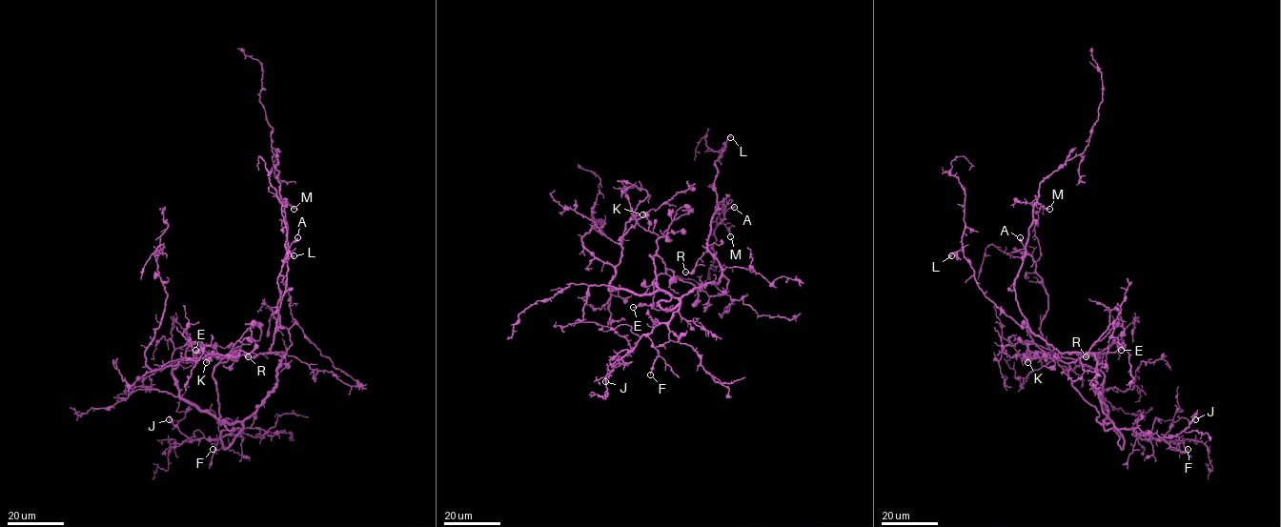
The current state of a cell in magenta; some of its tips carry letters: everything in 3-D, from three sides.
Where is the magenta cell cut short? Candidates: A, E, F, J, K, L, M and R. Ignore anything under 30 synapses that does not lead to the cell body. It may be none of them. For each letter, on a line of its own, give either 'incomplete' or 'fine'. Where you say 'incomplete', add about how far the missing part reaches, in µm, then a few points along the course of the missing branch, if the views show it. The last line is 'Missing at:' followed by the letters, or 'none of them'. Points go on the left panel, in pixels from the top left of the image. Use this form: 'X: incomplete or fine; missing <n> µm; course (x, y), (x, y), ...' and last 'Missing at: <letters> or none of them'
A: fine
E: fine
F: fine
J: fine
K: fine
L: fine
M: fine
R: fine
Missing at: none of them

